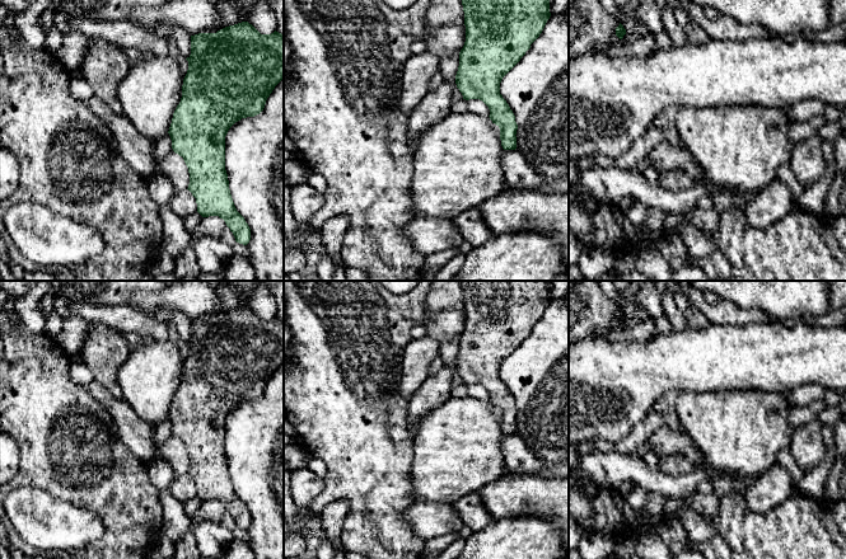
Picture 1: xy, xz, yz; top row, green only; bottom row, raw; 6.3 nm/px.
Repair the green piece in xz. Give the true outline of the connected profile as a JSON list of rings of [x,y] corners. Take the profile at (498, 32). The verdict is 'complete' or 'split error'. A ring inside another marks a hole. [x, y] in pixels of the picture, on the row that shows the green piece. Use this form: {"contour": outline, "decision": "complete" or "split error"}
{"contour": [[[462,0],[466,42],[459,52],[455,84],[463,99],[480,99],[490,109],[490,119],[500,128],[504,150],[517,149],[515,116],[500,94],[503,77],[520,61],[539,37],[551,17],[550,0]]], "decision": "complete"}

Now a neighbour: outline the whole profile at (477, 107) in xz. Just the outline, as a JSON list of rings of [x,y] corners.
[[[480,99],[467,100],[467,112],[477,114],[477,116],[482,116],[482,117],[490,116],[489,107]]]

